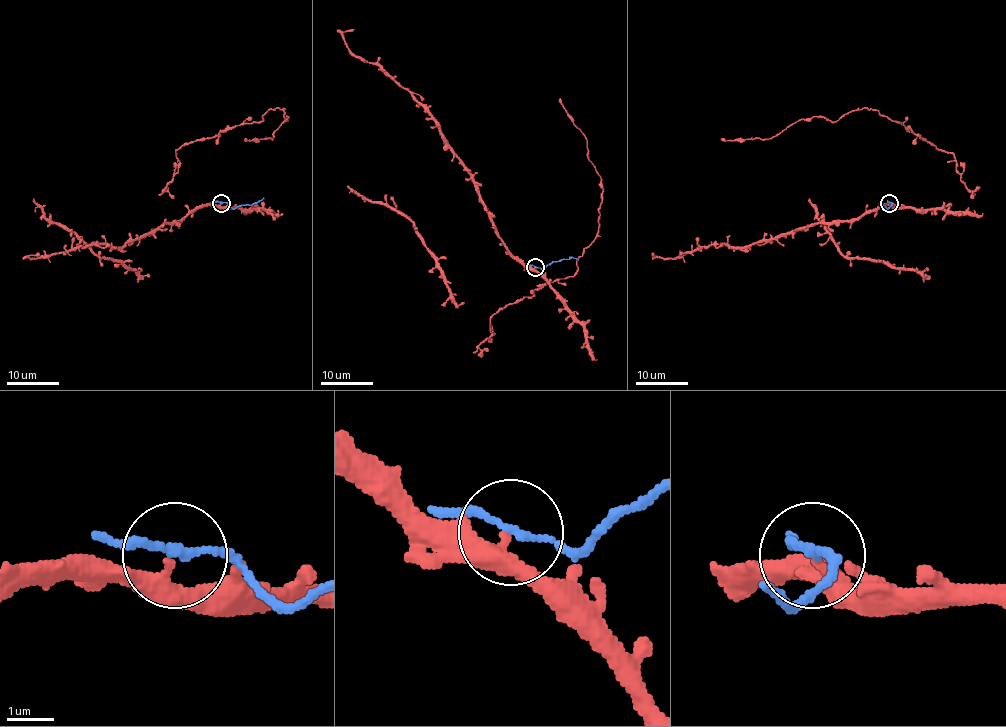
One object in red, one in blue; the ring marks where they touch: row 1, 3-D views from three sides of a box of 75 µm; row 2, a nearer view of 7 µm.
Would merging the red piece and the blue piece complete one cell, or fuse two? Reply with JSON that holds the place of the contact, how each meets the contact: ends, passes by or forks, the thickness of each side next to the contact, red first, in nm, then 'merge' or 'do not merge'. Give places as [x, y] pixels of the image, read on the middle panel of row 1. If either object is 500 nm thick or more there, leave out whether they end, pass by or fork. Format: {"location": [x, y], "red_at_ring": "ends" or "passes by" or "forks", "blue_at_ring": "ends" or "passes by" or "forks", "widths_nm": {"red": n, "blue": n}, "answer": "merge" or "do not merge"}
{"location": [535, 267], "red_at_ring": "passes by", "blue_at_ring": "passes by", "widths_nm": {"red": 280, "blue": 150}, "answer": "do not merge"}

